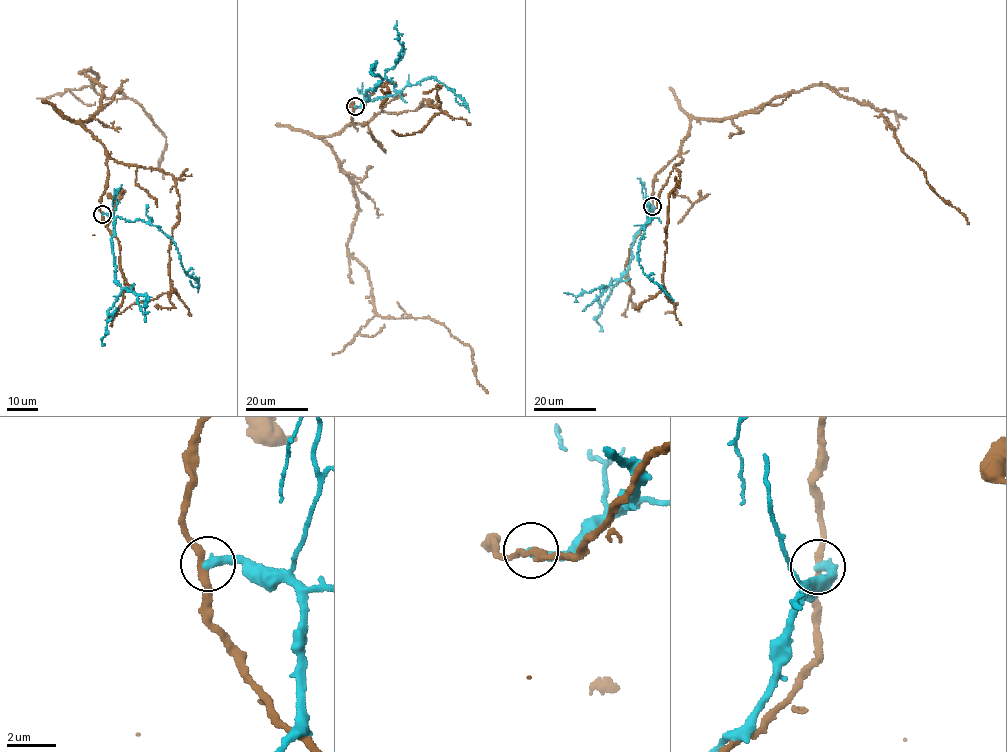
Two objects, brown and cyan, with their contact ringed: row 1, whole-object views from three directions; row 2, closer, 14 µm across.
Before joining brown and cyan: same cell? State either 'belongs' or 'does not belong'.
does not belong

